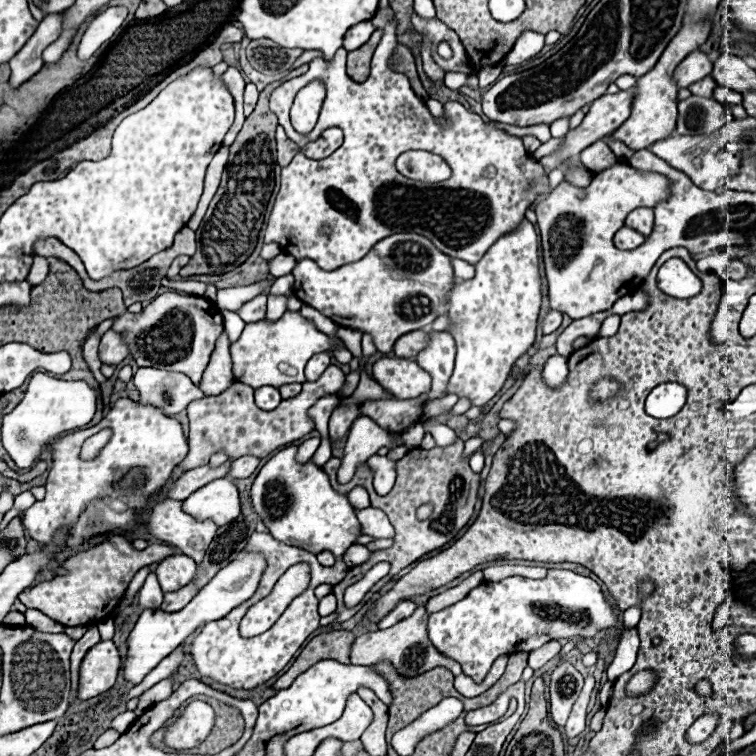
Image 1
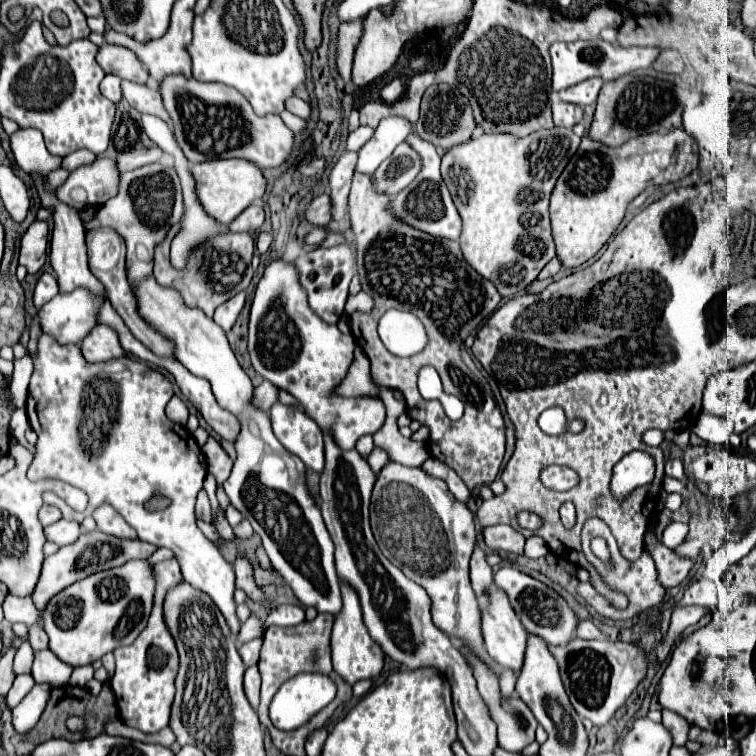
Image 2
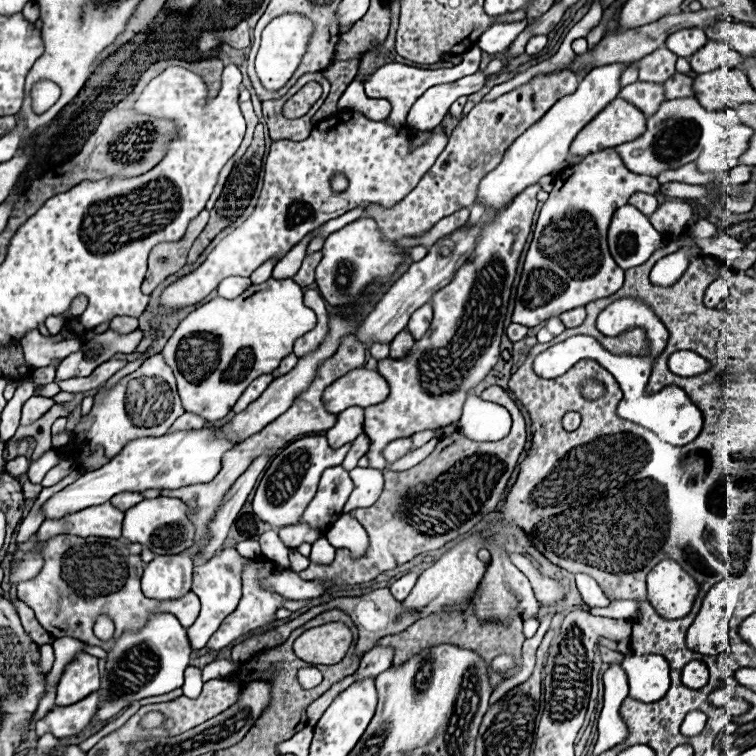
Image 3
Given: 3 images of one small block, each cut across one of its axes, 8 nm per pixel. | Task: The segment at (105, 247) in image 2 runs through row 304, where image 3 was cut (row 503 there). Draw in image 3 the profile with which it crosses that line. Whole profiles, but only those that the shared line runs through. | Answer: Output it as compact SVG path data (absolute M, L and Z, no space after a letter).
M120 492L120 494L112 496L110 502L112 502L116 508L120 508L122 512L126 512L126 508L132 508L132 504L138 504L140 500L144 500L140 492Z

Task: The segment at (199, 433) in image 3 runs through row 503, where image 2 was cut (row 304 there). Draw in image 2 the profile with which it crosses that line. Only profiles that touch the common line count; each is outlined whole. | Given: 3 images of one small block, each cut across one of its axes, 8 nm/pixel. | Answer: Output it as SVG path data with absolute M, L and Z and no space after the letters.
M88 288L58 294L42 310L38 310L40 326L60 344L82 342L88 332L98 326L98 314L104 306L104 300L104 296L88 292Z

